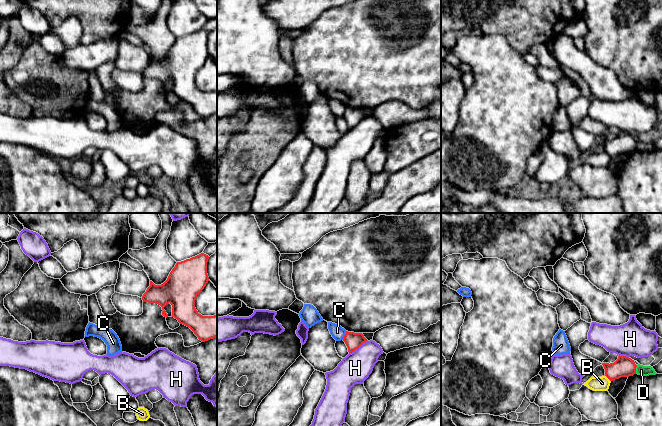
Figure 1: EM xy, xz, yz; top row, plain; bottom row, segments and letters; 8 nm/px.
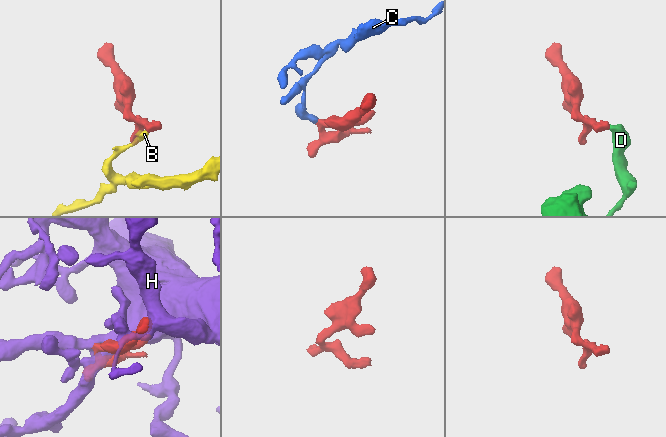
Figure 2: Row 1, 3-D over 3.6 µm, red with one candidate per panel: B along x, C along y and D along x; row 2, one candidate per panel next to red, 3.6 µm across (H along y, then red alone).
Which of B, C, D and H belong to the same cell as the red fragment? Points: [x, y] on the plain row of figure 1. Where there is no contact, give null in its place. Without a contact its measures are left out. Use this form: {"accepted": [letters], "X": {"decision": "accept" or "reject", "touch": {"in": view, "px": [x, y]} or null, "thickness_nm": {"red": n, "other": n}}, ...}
{"accepted": [], "B": {"decision": "reject", "touch": {"in": "yz", "px": [607, 153]}, "thickness_nm": {"red": 160, "other": 110}}, "C": {"decision": "reject", "touch": {"in": "xz", "px": [345, 111]}, "thickness_nm": {"red": 140, "other": 110}}, "D": {"decision": "reject", "touch": {"in": "yz", "px": [635, 145]}, "thickness_nm": {"red": 160, "other": 80}}, "H": {"decision": "reject", "touch": {"in": "xz", "px": [358, 123]}, "thickness_nm": {"red": 140, "other": 240}}}

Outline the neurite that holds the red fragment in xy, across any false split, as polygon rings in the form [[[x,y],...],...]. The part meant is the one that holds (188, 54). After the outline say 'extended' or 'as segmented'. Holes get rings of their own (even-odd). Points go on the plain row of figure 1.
[[[201,29],[190,35],[177,38],[163,60],[155,61],[150,57],[150,62],[142,72],[143,78],[160,81],[163,86],[162,91],[166,94],[168,90],[164,86],[164,83],[170,79],[172,81],[172,93],[177,95],[180,100],[189,103],[202,118],[217,113],[217,91],[202,92],[195,84],[197,72],[209,57],[207,50],[208,35],[208,31]]] | as segmented

